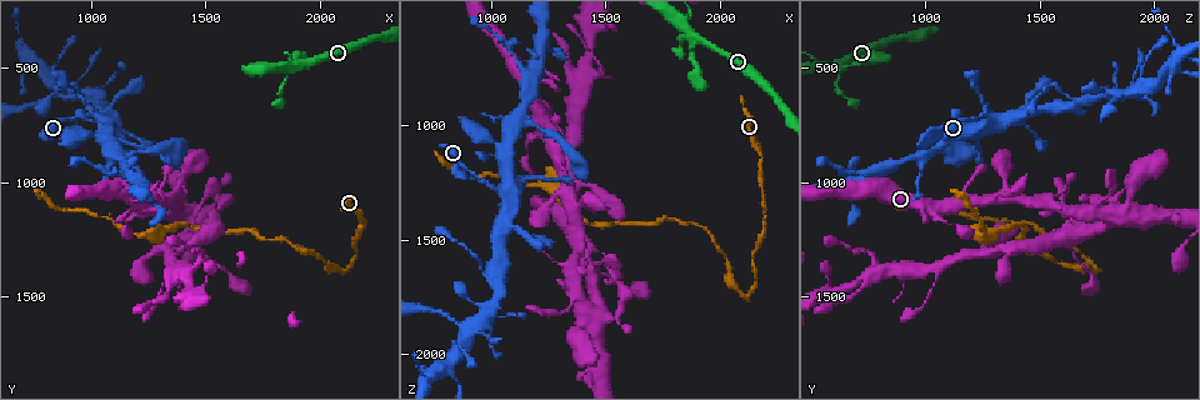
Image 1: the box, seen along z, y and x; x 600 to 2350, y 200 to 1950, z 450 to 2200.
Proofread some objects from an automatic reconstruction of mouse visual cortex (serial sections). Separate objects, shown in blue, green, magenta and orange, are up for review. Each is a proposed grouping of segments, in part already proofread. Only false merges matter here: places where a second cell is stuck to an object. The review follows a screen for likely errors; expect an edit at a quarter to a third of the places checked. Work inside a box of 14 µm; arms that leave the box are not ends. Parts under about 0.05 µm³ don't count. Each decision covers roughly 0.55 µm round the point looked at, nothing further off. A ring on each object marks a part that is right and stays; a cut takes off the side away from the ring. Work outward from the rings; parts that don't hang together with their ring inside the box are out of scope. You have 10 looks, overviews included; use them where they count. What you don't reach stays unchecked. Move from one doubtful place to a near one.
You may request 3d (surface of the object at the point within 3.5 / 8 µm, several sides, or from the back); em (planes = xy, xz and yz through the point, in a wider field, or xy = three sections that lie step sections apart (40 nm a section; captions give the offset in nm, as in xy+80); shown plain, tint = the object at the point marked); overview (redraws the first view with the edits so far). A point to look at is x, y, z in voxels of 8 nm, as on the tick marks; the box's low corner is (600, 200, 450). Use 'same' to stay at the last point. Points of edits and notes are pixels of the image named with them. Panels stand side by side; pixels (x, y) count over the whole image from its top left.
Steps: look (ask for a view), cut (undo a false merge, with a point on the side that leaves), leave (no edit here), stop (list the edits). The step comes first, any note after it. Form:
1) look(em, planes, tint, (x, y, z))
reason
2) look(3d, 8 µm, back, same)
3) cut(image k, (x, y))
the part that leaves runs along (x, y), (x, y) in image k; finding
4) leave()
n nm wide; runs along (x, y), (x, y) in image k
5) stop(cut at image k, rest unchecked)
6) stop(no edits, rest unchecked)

look(3d, 3.5 µm, (1470, 1340, 770))
thick turns thin

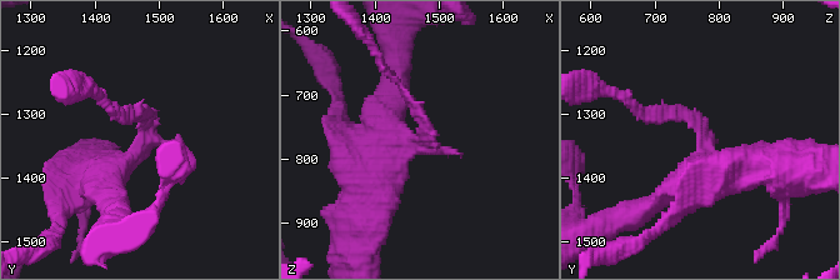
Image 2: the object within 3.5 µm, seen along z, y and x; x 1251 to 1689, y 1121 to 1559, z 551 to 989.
look(em, xy, step 1, tint, (1475, 1345, 775))
need the tissue

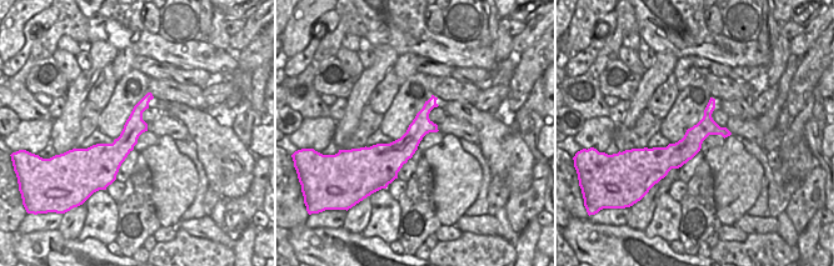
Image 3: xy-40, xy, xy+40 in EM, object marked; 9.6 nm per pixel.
leave()
240 nm wide; runs along (371, 160), (399, 84) in image 2; continuous, no second cell

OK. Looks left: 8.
look(3d, 3.5 µm, (980, 670, 1260))
side arm on a straight run

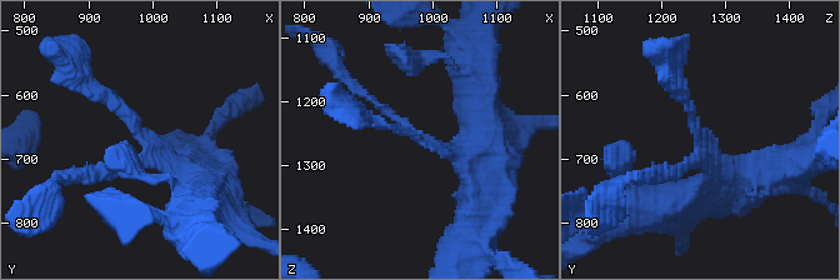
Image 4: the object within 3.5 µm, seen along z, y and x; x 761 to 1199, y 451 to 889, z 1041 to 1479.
look(em, planes, tint, (985, 670, 1255))
now the EM

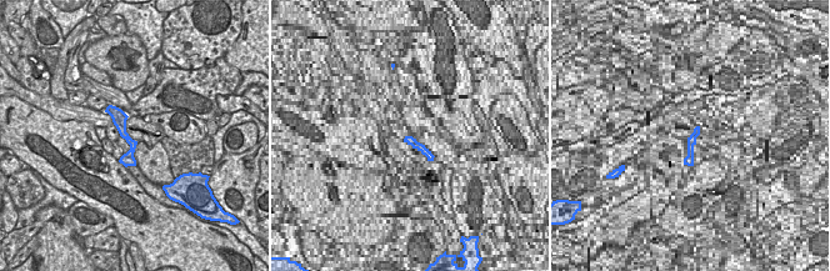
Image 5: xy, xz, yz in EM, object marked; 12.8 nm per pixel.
leave()
3 arms; runs along (663, 175), (701, 155), (679, 86) in image 4; all the same cell

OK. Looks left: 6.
look(3d, 3.5 µm, (1100, 970, 700))
narrows sharply

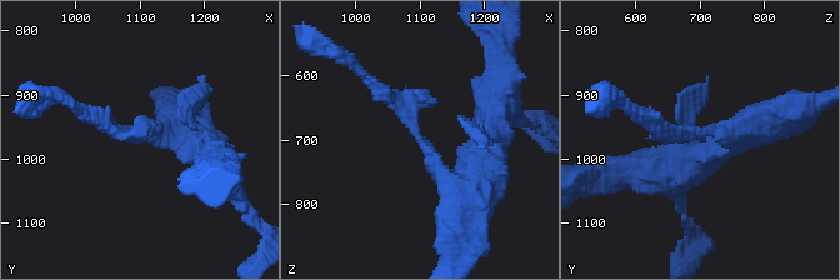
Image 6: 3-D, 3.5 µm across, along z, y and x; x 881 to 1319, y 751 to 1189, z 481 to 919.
leave()
arms of 200, 350 nm; runs along (470, 193), (363, 74) in image 6; one cell here

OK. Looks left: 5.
look(3d, 3.5 µm, back, (1910, 500, 640))

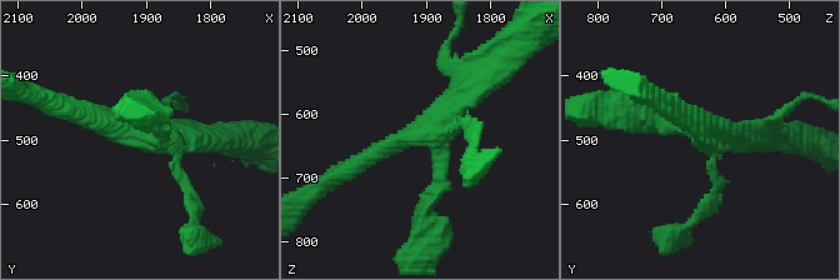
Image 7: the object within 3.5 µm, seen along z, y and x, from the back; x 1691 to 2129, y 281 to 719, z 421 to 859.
look(em, xy, step 2, tint, (1905, 490, 635))

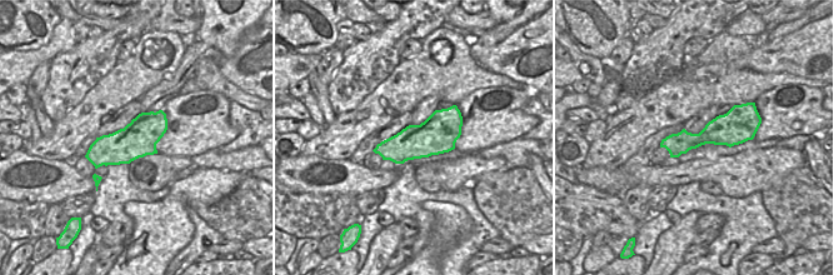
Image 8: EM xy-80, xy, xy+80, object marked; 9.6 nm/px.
leave()
arms of 100, 200, 250, 300 nm; one cell here

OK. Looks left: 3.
stop(no edits, rest unchecked)

